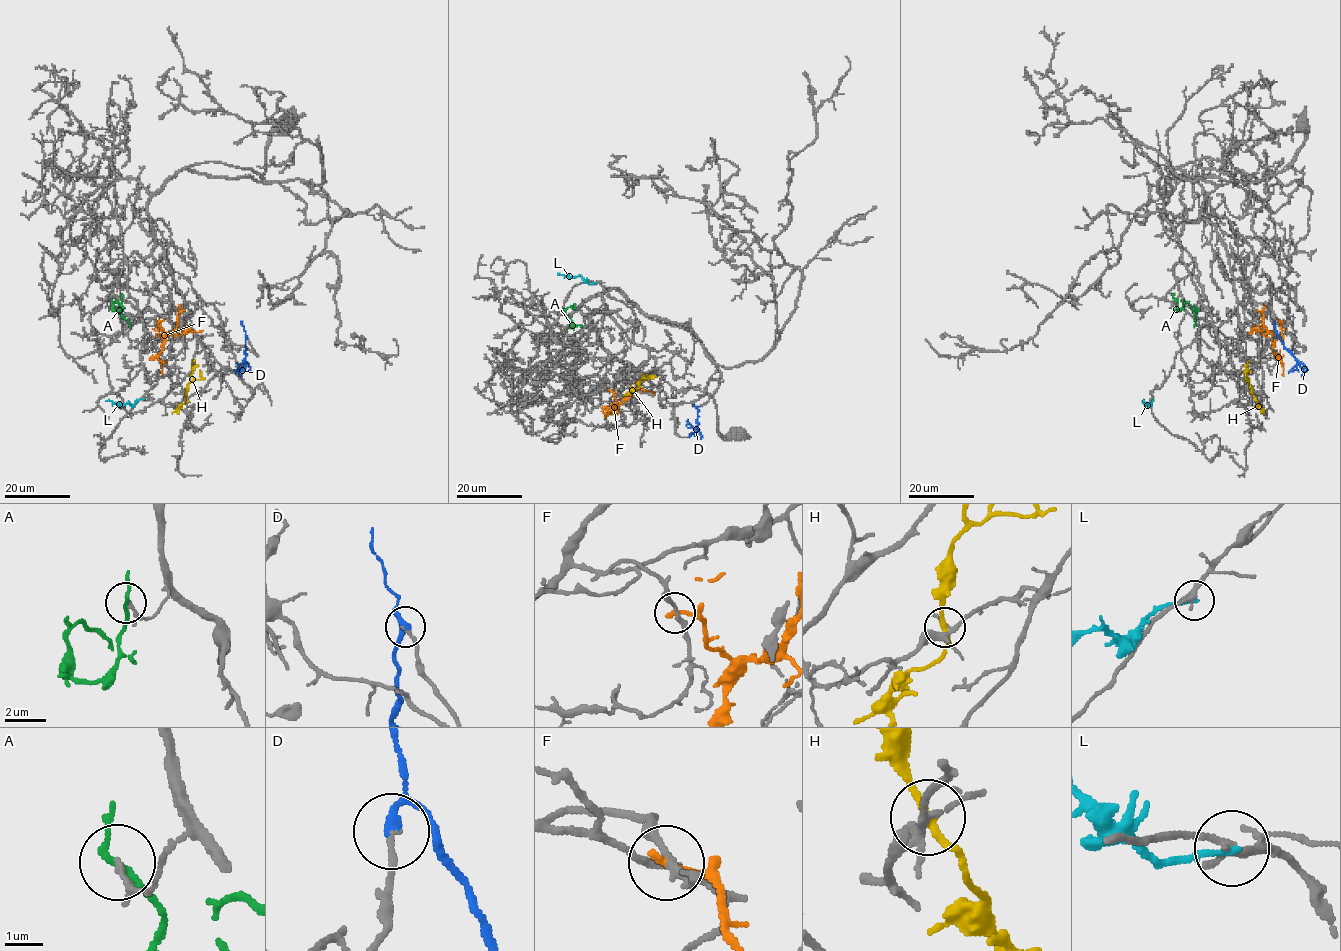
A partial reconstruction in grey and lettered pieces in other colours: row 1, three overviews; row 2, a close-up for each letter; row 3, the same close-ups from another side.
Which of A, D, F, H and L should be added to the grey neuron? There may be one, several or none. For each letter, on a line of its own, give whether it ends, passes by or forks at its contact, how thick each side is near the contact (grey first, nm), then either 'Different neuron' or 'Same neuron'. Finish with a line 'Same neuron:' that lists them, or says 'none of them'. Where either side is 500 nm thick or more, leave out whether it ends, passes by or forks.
A: It passes by. Thickness 110 nm (grey) against 170 nm. Different neuron
D: It ends there. Thickness 190 nm (grey) against 280 nm. Same neuron
F: It ends there. Thickness 200 nm (grey) against 200 nm. Different neuron
H: It passes by. Thickness 200 nm (grey) against 200 nm. Different neuron
L: It ends there. Thickness 200 nm (grey) against 170 nm. Different neuron
Same neuron: D

